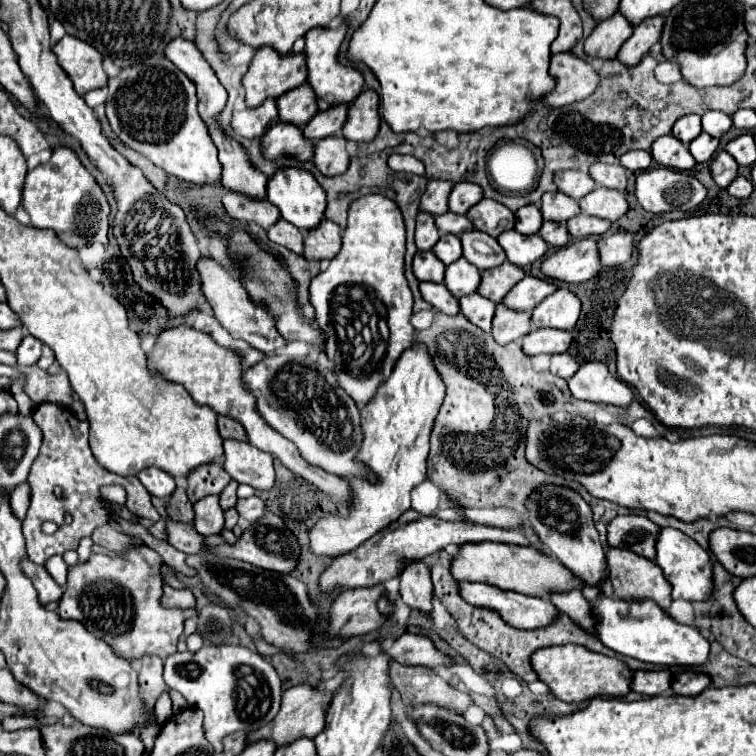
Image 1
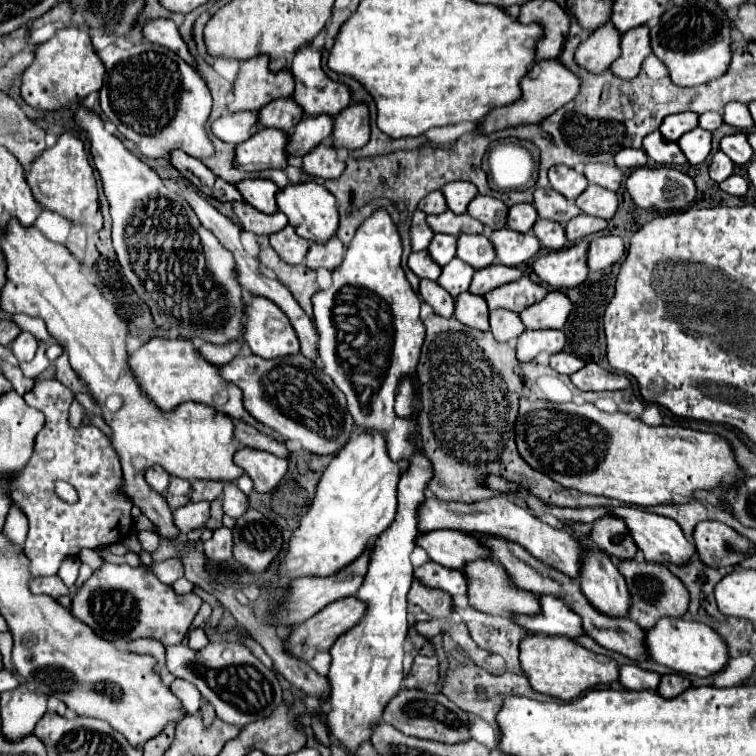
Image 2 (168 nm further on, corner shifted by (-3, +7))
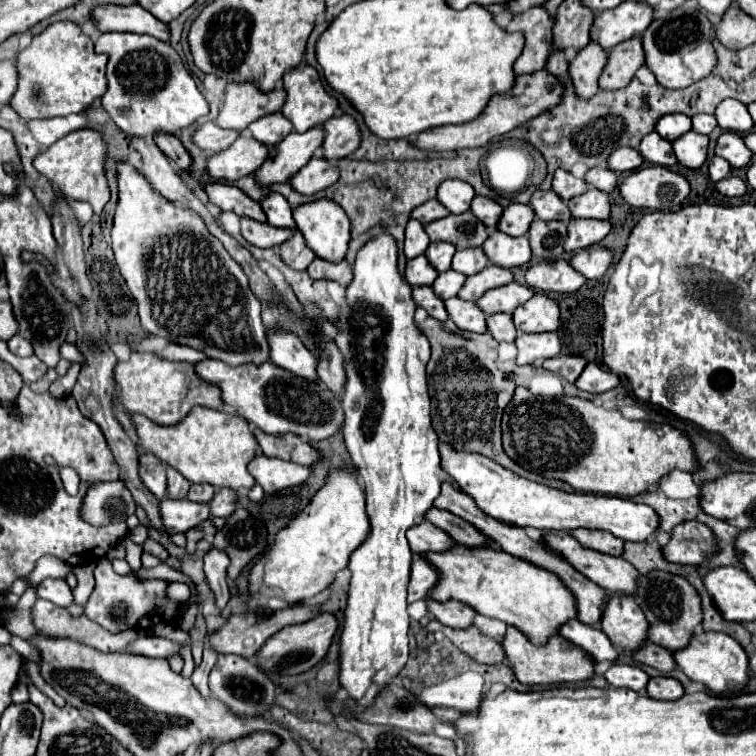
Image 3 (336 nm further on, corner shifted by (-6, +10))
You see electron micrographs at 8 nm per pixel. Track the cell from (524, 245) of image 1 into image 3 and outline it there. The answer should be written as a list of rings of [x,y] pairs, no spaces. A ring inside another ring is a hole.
[[[495,230],[483,244],[483,250],[489,258],[491,264],[503,266],[503,268],[515,268],[523,266],[525,262],[531,260],[531,250],[529,250],[529,240],[527,236],[507,236]]]

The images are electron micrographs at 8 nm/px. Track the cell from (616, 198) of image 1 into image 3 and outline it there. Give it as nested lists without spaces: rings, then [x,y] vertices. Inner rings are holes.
[[[589,188],[585,194],[575,196],[567,202],[573,218],[599,218],[599,220],[607,220],[609,218],[609,210],[611,210],[611,202],[609,202],[609,194],[601,192],[601,190],[593,190]]]

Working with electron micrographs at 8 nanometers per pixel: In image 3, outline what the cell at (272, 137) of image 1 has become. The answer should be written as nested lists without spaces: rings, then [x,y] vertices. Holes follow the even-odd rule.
[[[239,136],[227,150],[217,152],[209,158],[207,172],[215,178],[239,180],[255,172],[265,162],[267,156],[269,150],[265,150],[261,142],[253,142],[253,138]]]

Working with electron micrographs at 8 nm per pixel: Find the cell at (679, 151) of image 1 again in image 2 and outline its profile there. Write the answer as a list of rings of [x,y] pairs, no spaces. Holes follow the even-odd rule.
[[[658,131],[650,133],[644,143],[642,143],[642,149],[644,153],[654,159],[658,165],[684,165],[686,163],[686,157],[684,153],[678,149],[676,143],[672,141],[666,141]]]

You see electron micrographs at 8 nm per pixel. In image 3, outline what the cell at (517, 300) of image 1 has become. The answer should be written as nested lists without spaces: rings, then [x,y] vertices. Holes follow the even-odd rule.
[[[511,282],[511,284],[505,284],[501,288],[487,290],[477,300],[477,304],[479,304],[479,308],[485,314],[495,314],[495,312],[507,312],[507,314],[511,314],[519,304],[523,304],[525,300],[529,300],[533,294],[535,294],[533,288],[517,284],[517,282]]]

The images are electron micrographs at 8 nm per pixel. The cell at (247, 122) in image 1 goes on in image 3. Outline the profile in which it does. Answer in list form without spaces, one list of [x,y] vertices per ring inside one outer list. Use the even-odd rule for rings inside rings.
[[[205,122],[203,126],[197,128],[193,142],[207,154],[215,154],[229,148],[239,136],[241,134],[237,134],[237,130],[221,130],[215,122]]]

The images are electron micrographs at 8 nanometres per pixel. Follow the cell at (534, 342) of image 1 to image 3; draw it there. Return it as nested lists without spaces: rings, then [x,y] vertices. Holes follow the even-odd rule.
[[[545,332],[545,334],[519,334],[515,340],[515,346],[519,350],[517,364],[533,364],[533,360],[545,360],[553,358],[561,352],[561,340],[557,332]]]

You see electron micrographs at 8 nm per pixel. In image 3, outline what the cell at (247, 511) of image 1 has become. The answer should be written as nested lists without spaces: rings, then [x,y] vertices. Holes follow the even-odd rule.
[[[219,488],[215,492],[215,498],[209,502],[209,506],[213,516],[229,518],[229,514],[233,514],[233,510],[237,508],[237,492],[229,488]]]

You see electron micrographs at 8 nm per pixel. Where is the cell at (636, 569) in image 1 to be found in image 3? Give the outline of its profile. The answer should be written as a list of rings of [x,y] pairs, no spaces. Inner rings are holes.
[[[651,570],[649,574],[639,576],[637,602],[649,622],[649,640],[667,650],[685,648],[689,638],[693,636],[695,628],[703,620],[701,598],[699,598],[697,590],[683,576],[677,576],[677,574],[671,574],[665,570]]]

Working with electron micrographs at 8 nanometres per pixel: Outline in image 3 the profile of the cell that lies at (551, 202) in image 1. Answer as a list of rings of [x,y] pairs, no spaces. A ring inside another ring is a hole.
[[[535,190],[531,196],[531,208],[539,220],[561,220],[569,222],[571,214],[567,204],[553,192],[553,190]]]

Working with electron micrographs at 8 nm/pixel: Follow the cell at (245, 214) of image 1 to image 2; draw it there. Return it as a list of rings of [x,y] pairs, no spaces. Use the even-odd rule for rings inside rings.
[[[234,203],[234,213],[240,219],[242,231],[250,231],[254,235],[272,235],[288,225],[284,213],[258,213],[258,209],[248,203]]]

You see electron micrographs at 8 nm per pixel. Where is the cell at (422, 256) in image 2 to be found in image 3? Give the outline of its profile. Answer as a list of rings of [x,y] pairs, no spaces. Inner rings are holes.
[[[421,254],[417,258],[411,258],[407,262],[407,270],[405,270],[405,280],[411,286],[429,286],[433,284],[433,280],[437,278],[437,270],[433,270],[433,266],[429,266],[429,260]]]

